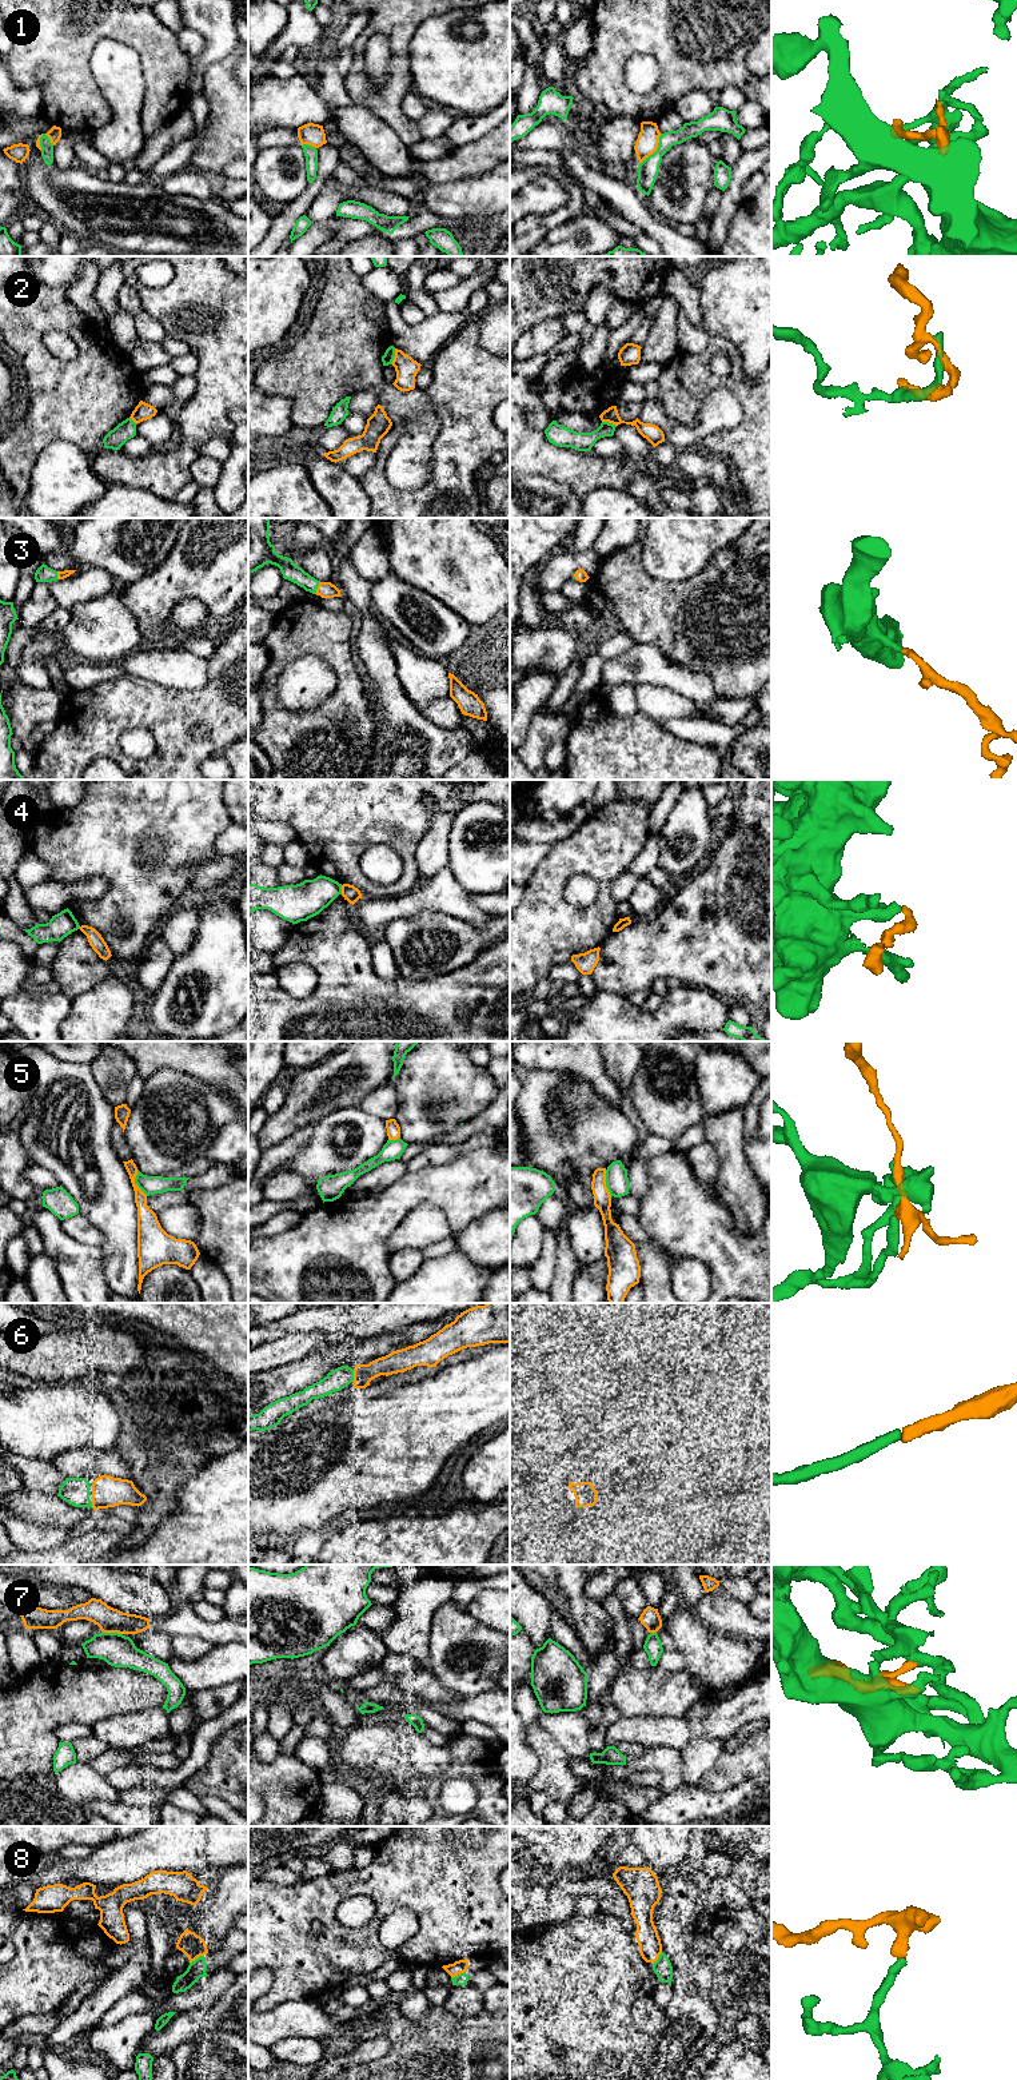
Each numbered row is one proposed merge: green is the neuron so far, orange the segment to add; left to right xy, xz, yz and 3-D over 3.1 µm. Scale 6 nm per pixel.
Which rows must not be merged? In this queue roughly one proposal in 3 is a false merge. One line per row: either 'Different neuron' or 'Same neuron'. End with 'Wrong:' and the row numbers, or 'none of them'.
1: Different neuron
2: Different neuron
3: Same neuron
4: Different neuron
5: Different neuron
6: Same neuron
7: Different neuron
8: Same neuron
Wrong: 1, 2, 4, 5, 7

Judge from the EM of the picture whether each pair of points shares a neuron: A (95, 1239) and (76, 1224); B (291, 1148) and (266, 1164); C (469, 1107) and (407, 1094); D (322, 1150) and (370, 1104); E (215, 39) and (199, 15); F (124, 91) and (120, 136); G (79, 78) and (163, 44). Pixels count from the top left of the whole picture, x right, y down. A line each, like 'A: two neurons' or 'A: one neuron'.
A: one neuron
B: one neuron
C: one neuron
D: two neurons
E: one neuron
F: one neuron
G: one neuron

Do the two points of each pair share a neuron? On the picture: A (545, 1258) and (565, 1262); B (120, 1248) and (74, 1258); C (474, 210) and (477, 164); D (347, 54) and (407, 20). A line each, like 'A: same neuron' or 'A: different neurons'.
A: different neurons
B: different neurons
C: different neurons
D: different neurons

